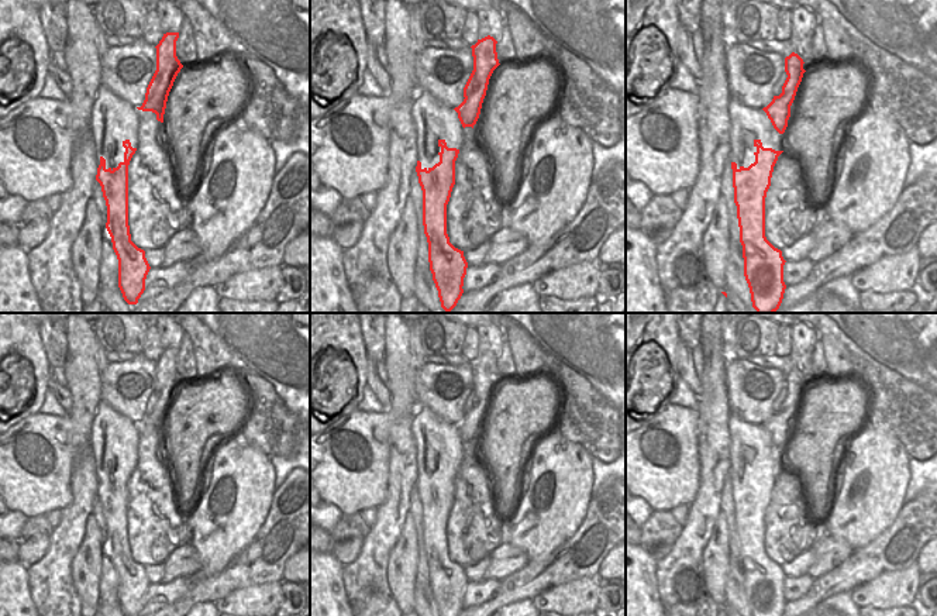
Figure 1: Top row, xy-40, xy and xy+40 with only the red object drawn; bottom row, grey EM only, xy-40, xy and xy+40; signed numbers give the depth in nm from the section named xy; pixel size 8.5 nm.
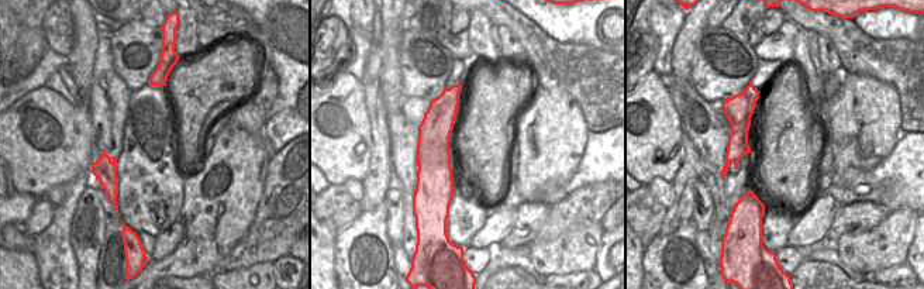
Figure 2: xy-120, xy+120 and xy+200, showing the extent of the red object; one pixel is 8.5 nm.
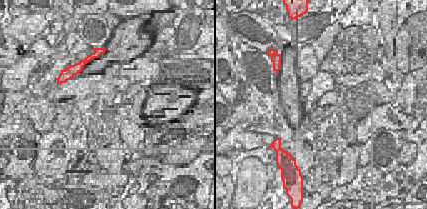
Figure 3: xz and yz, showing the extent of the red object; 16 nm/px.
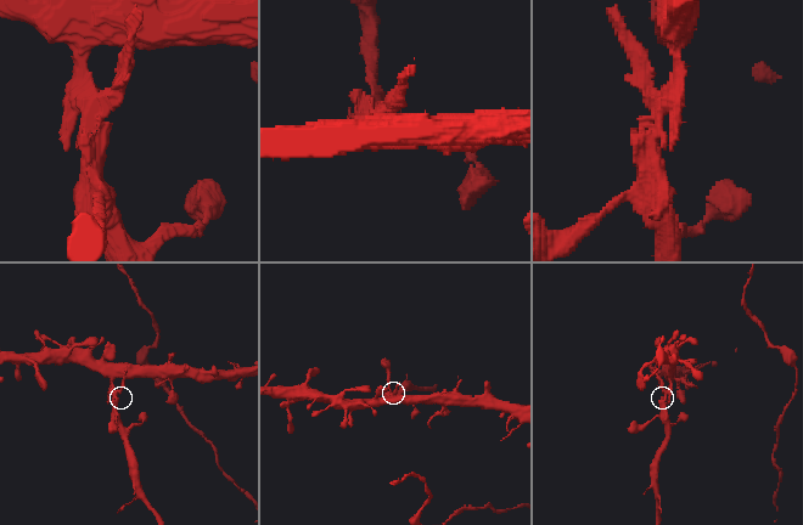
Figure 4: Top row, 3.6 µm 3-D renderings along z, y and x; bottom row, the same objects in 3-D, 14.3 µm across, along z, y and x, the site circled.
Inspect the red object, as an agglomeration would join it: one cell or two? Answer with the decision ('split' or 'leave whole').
split

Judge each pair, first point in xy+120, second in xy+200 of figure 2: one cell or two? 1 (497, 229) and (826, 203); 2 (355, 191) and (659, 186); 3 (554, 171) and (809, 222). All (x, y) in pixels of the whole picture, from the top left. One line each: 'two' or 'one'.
1: one
2: one
3: two

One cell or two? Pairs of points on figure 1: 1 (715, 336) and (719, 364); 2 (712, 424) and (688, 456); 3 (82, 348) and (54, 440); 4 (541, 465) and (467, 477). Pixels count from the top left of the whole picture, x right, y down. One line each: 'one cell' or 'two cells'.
1: one cell
2: two cells
3: one cell
4: two cells

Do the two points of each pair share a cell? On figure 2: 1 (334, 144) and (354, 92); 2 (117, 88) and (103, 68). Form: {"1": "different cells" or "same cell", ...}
{"1": "same cell", "2": "same cell"}

